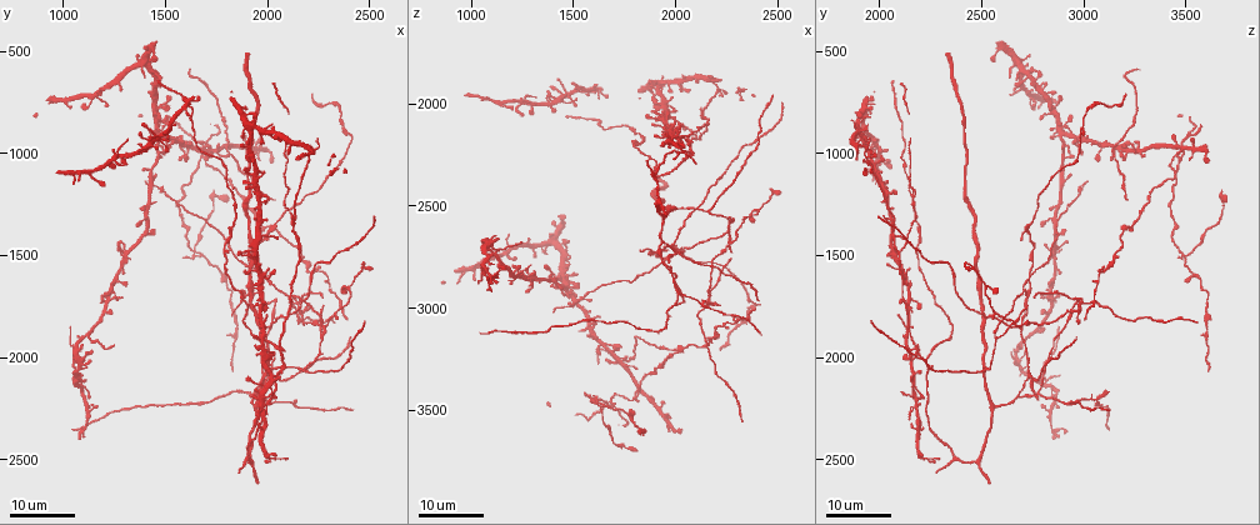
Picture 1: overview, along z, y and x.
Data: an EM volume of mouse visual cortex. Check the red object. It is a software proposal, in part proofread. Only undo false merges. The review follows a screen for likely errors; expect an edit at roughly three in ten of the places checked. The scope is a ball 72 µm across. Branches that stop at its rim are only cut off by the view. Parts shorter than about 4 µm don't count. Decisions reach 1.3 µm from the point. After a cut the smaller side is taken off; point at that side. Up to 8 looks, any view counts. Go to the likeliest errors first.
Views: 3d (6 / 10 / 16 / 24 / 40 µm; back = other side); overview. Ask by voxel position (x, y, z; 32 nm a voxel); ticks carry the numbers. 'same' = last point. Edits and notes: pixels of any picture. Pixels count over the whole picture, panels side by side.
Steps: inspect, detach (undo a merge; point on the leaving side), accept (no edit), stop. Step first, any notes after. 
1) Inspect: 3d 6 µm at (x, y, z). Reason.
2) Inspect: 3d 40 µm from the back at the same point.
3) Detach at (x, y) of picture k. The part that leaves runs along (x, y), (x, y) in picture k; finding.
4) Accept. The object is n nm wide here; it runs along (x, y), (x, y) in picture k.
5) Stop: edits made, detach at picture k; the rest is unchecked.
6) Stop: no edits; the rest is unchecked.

Inspect: 3d 16 µm at (2280, 1900, 2570). Two arms in line, one across.

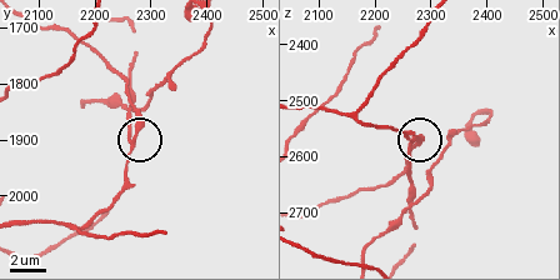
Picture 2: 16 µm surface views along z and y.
Inspect: 3d 10 µm at (2260, 1900, 2575).

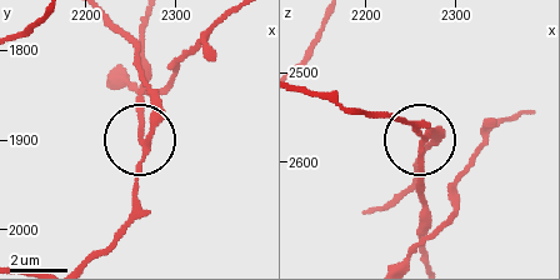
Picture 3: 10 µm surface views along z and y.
Accept. The object is 160 nm wide here; one cell here.

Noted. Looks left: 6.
Inspect: 3d 16 µm at (2150, 1740, 2990). Arms part here.

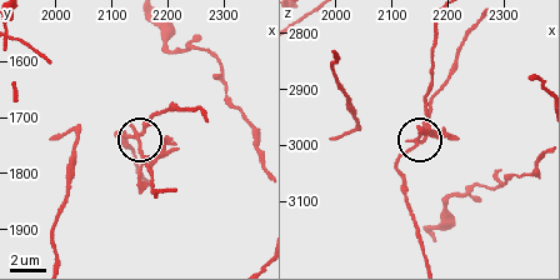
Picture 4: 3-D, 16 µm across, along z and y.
Inspect: 3d 6 µm at (2140, 1735, 3000).

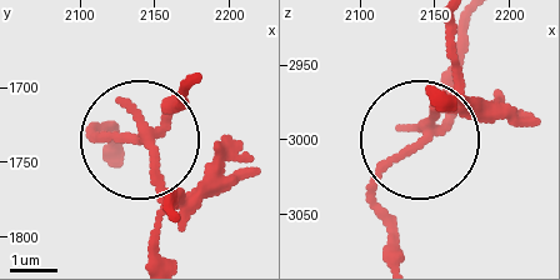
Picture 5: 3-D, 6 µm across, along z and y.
Inspect: 3d 6 µm from the back at (2140, 1730, 3000).

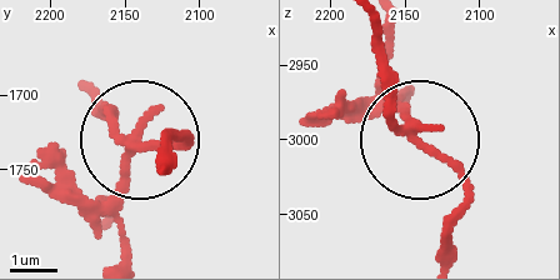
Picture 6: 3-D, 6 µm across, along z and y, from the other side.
Detach at (104, 203) of picture 6. 3 arms meet here; a second cell is stuck on.

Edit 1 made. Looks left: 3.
Inspect: 3d 16 µm at (2010, 2210, 2930). Three-way junction.

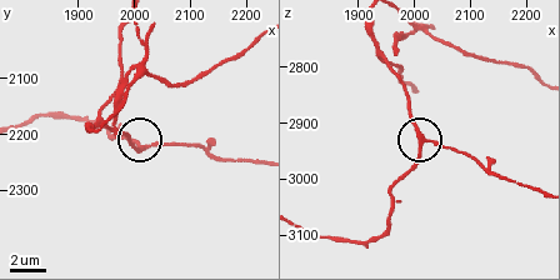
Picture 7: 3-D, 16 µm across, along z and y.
Inspect: 3d 6 µm at (2020, 2225, 2930).

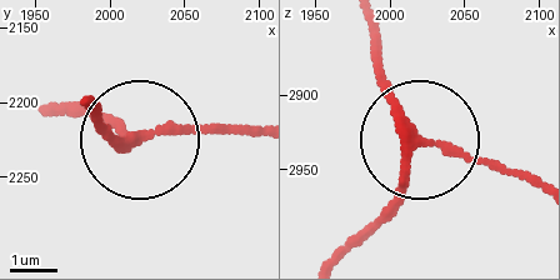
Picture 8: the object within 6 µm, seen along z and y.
Accept. It runs along (85, 105), (129, 141), (256, 129) in picture 8; one cell here.

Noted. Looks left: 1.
Stop: edits made, detach at picture 6; the rest is unchecked.

